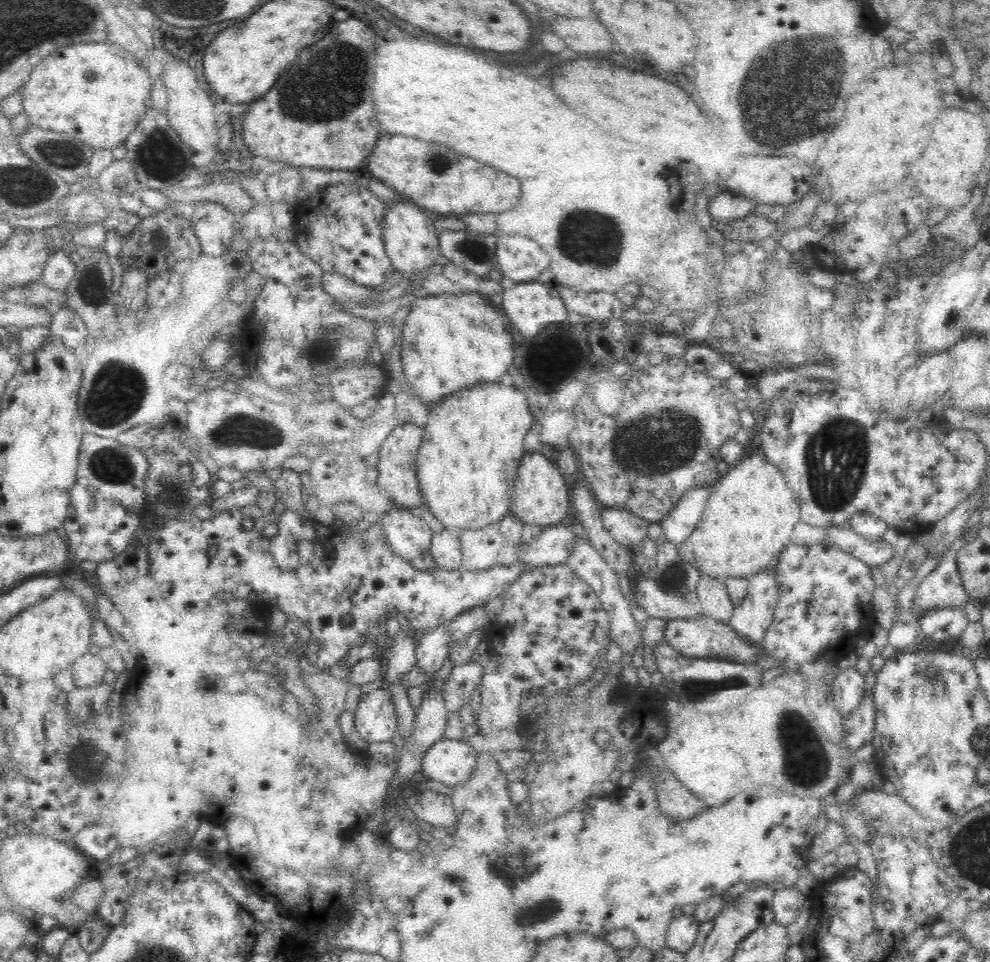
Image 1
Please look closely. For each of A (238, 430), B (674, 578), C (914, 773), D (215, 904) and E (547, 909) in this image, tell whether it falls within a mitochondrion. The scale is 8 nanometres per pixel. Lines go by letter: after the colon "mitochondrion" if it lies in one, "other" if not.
A: mitochondrion
B: mitochondrion
C: other
D: other
E: mitochondrion

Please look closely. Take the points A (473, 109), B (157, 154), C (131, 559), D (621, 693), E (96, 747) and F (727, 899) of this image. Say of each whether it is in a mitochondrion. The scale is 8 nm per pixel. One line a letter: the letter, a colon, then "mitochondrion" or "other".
A: other
B: mitochondrion
C: other
D: other
E: mitochondrion
F: other

